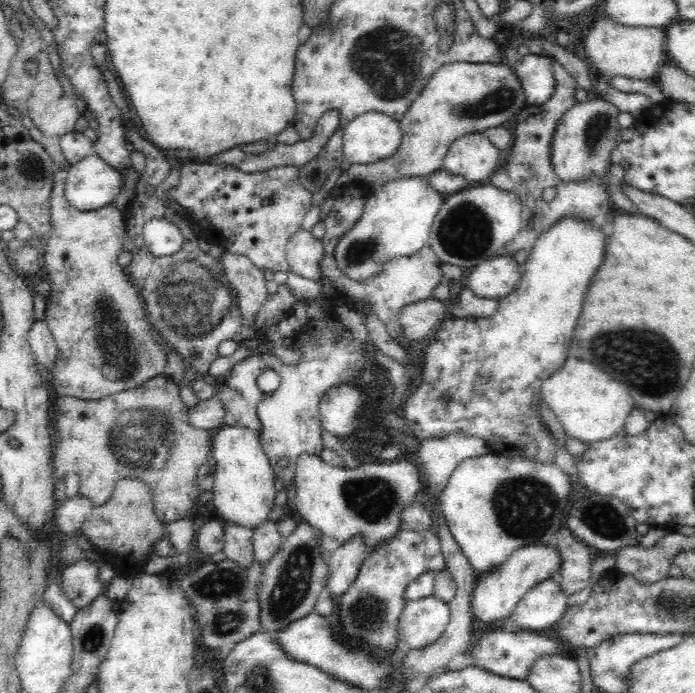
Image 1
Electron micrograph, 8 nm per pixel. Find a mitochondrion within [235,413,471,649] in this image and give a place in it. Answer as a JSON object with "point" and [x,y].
{"point":[293,586]}

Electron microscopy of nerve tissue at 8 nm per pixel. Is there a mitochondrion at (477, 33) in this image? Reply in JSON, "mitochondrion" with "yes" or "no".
{"mitochondrion":"no"}

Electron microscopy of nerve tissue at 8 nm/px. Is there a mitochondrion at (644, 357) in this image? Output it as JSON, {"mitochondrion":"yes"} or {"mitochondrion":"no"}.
{"mitochondrion":"yes"}

